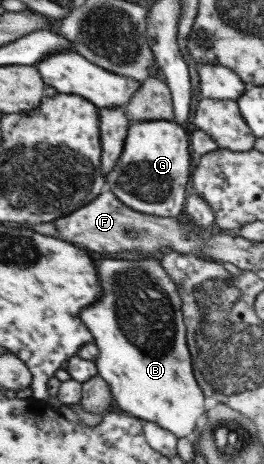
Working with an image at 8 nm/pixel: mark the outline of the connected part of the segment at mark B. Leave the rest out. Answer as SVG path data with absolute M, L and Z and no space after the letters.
M151 255L133 260L99 259L99 277L103 277L103 301L83 313L83 321L87 321L87 327L91 333L95 333L95 343L99 345L99 357L95 361L99 377L109 386L121 413L156 423L177 439L185 437L193 442L197 435L195 429L205 413L204 395L192 372L185 337L186 327L179 311L180 295L176 285L162 268L157 256Z

